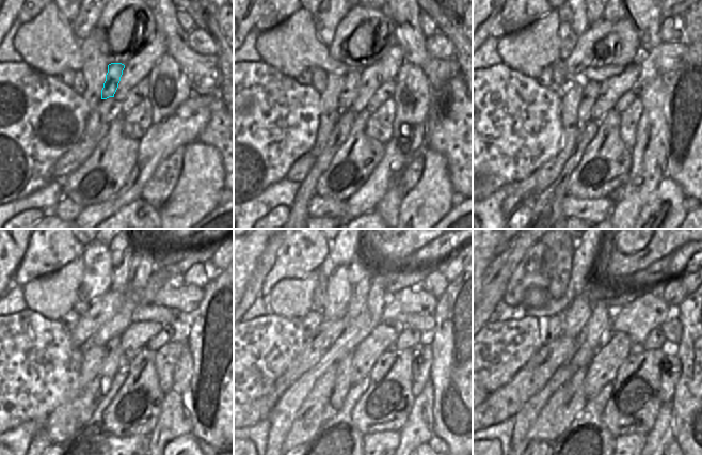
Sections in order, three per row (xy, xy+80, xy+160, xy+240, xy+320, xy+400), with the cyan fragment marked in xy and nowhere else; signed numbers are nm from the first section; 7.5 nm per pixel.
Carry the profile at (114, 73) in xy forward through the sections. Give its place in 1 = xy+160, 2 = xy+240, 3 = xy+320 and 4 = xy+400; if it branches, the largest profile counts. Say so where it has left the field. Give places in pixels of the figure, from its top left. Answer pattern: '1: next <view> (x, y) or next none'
1: next xy+160 (590, 91)
2: next xy+240 (110, 366)
3: next xy+320 (342, 382)
4: next xy+400 (574, 402)

